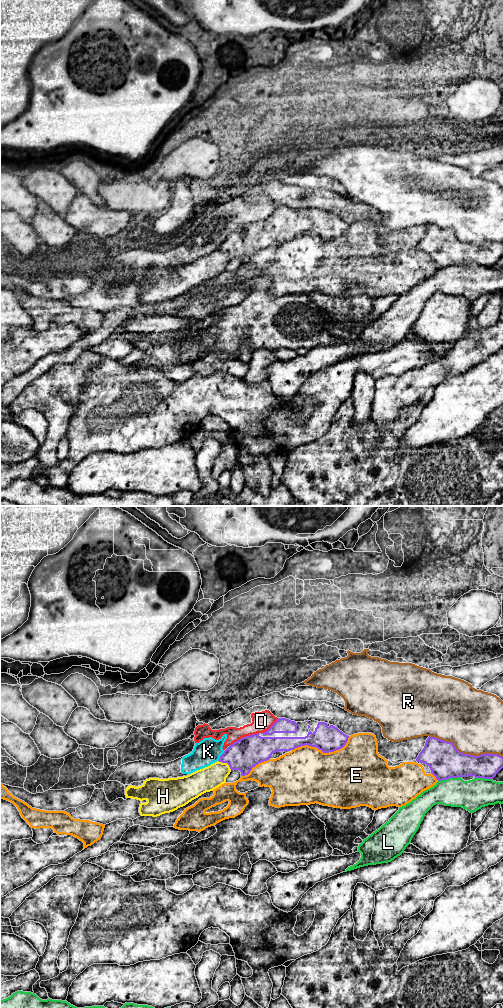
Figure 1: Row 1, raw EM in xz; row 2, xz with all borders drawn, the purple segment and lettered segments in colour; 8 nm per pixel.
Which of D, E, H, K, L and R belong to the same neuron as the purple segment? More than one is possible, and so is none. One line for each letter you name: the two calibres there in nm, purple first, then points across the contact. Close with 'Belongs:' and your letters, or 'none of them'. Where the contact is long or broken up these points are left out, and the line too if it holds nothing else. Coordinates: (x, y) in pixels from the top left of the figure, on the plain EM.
Belongs: none of them

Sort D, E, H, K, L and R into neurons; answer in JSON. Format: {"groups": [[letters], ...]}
{"groups": [["D", "K"], ["E"], ["H"], ["L"], ["R"]]}

